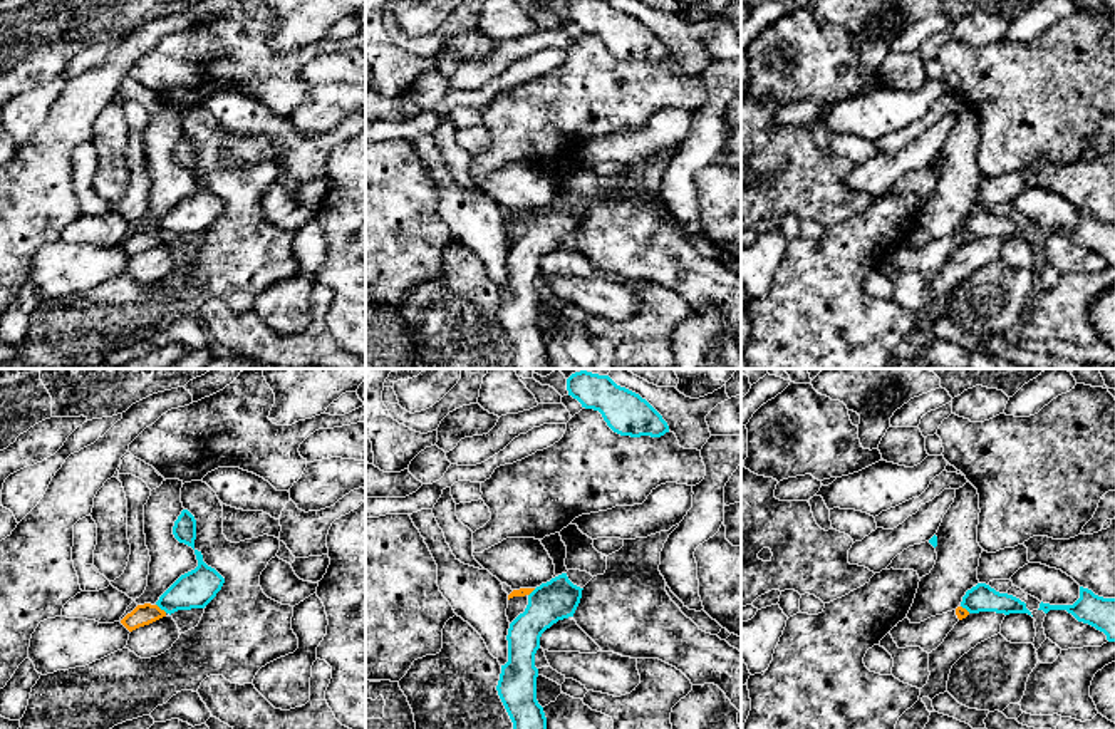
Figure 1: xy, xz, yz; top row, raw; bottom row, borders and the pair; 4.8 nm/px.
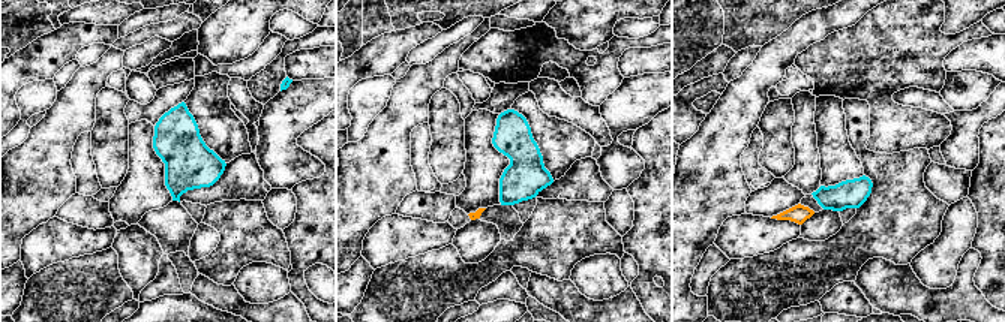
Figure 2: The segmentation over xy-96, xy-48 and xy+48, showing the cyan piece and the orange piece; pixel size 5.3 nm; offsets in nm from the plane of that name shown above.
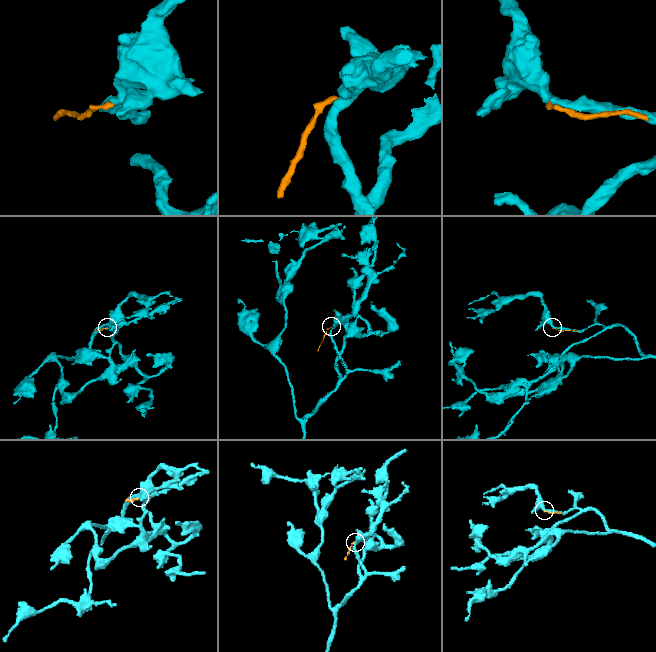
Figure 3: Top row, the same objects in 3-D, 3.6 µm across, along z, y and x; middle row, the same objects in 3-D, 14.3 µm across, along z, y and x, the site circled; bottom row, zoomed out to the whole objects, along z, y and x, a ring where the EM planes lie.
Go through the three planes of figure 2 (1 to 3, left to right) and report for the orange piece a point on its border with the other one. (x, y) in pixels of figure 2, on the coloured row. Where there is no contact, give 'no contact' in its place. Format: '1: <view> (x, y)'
1: no contact
2: no contact
3: no contact

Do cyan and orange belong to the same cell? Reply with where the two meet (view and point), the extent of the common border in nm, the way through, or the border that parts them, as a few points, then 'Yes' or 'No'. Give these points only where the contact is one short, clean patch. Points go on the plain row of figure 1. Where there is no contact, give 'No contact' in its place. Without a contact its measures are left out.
Touches cyan at xy (161, 233). Shared border 70 nm. Boundary: xy (156, 228), (166, 237). No

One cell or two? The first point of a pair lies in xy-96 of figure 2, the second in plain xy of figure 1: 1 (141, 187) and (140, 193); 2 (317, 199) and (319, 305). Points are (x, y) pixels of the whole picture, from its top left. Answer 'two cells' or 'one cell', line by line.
1: two cells
2: two cells

